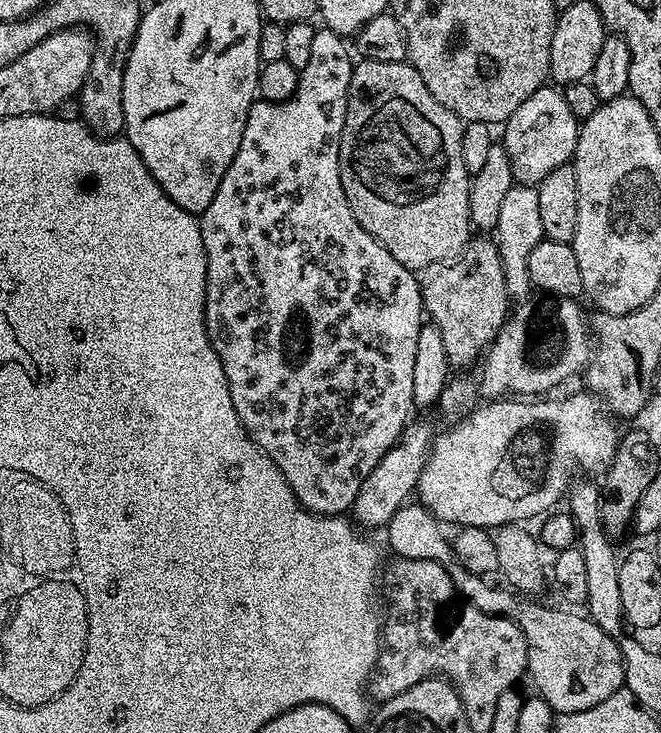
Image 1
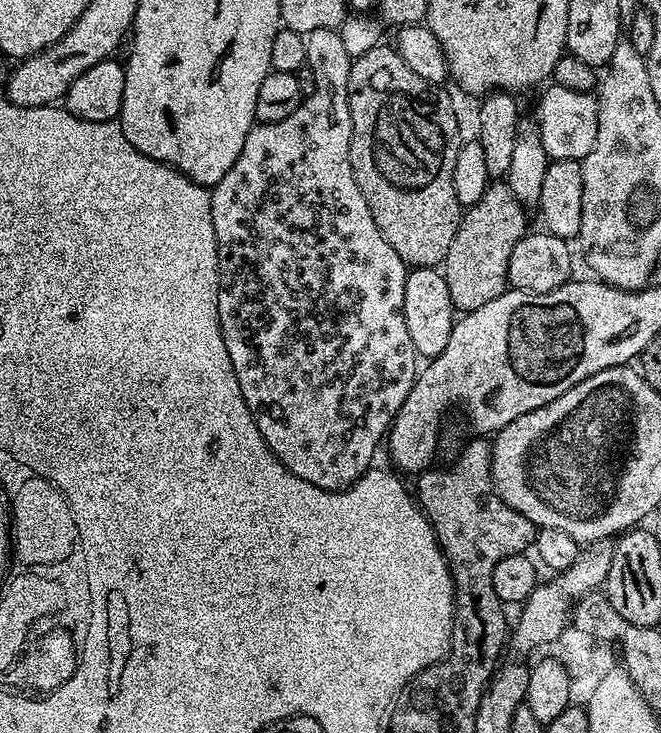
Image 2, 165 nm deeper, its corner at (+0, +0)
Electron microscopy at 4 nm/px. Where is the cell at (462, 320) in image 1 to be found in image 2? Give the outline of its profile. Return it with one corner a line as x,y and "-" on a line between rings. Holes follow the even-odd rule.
504,182
489,183
488,189
484,191
479,202
461,215
458,234
454,234
454,242
450,242
450,250
442,265
446,286
450,286
453,309
461,313
473,312
478,310
478,306
486,306
486,302
494,302
494,298
509,291
510,250
514,250
514,246
518,246
518,242
529,231
527,215
529,216
529,213
524,205
518,202
518,198
514,198
514,194

